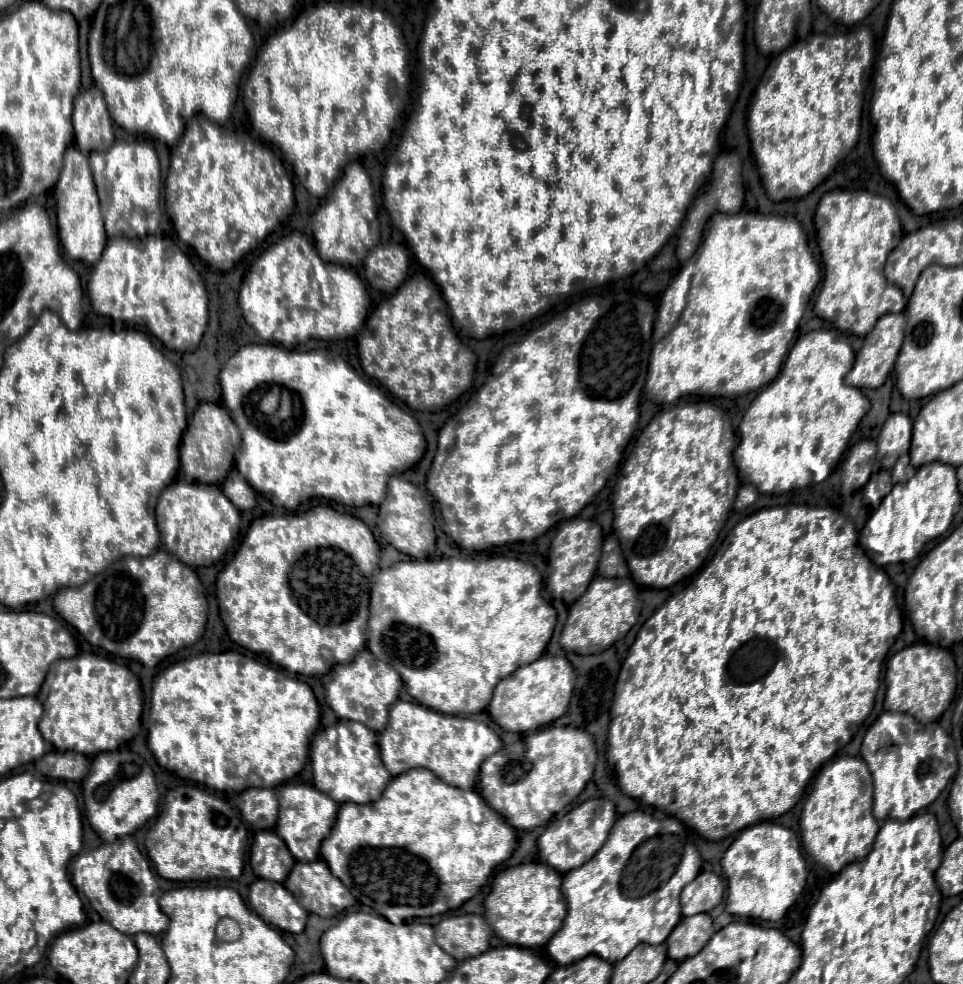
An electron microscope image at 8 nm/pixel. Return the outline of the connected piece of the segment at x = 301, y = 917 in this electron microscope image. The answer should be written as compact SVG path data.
M256 880L250 886L250 906L252 910L268 924L298 934L306 926L308 912L300 908L300 904L294 900L294 896L276 882L270 880Z

